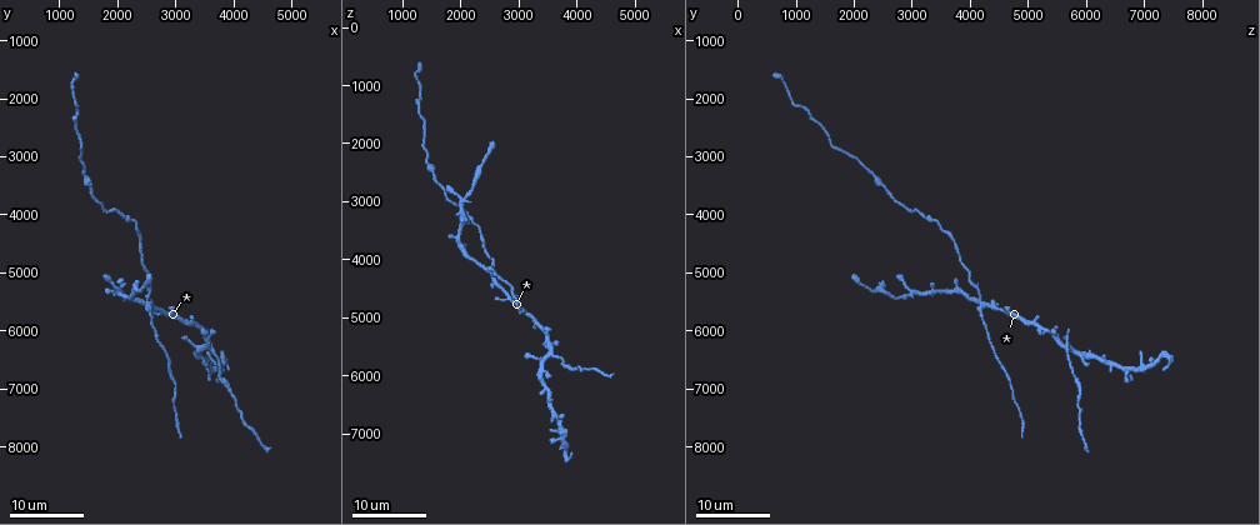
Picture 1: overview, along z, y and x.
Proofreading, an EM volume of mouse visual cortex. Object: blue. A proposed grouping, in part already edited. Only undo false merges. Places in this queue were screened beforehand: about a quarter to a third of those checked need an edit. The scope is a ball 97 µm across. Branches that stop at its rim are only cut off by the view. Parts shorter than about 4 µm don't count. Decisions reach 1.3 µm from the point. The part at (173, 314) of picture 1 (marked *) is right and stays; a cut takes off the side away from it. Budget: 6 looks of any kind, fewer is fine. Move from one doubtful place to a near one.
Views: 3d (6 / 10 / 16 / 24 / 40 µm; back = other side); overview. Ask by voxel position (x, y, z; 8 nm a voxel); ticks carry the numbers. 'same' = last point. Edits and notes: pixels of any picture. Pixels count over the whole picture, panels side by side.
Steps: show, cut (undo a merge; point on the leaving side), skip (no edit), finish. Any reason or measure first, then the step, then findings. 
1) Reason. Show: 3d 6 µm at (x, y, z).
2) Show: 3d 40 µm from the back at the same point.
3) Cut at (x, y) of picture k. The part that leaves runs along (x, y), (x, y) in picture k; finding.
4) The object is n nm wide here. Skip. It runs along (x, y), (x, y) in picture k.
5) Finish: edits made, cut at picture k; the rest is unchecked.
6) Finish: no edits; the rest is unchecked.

Small branch off a trunk. Show: 3d 24 µm at (3500, 6300, 5650).

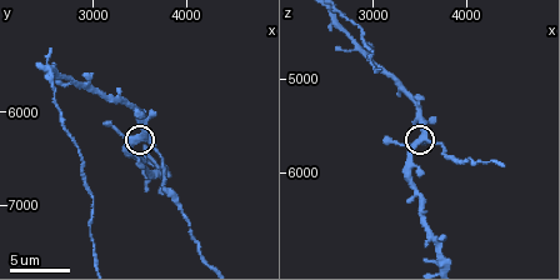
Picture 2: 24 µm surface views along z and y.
Show: 3d 10 µm at (3550, 6300, 5650).

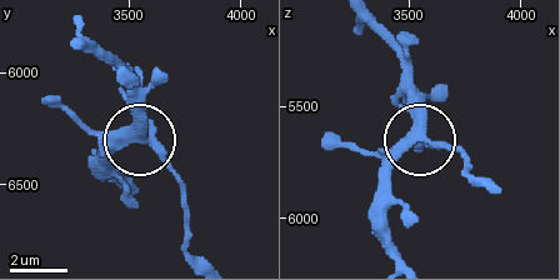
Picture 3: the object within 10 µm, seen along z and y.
4 arms meet here. Cut at (181, 185) of picture 3. The part that leaves runs along (158, 146), (186, 201), (191, 258) in picture 3; a second neuron is stuck on.

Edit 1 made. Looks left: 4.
Redraw. Show: overview.

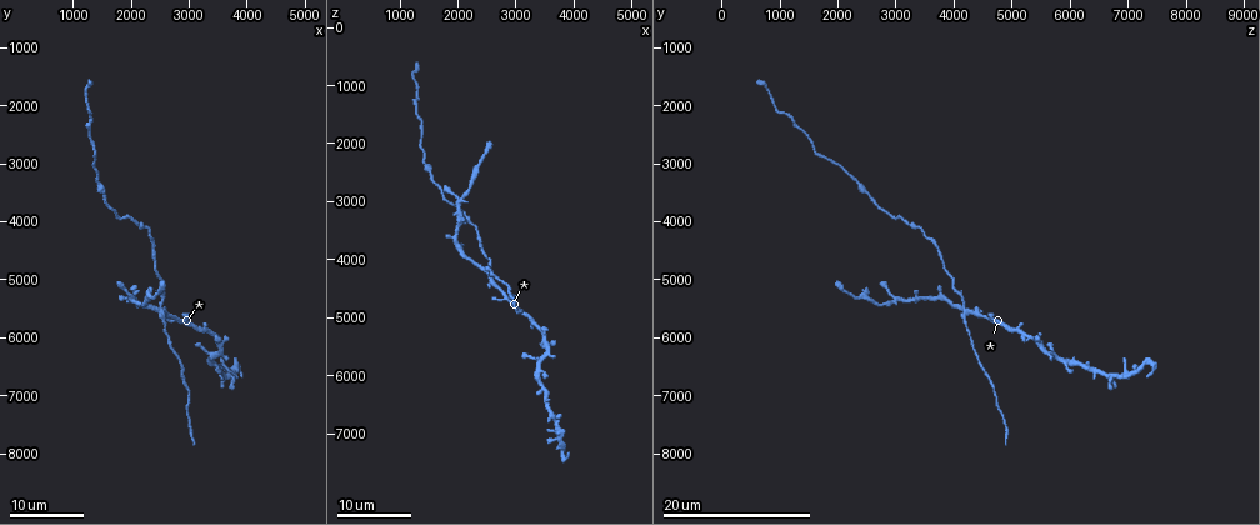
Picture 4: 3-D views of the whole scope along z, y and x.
Four-way junction. Show: 3d 16 µm at (2500, 5550, 4200).

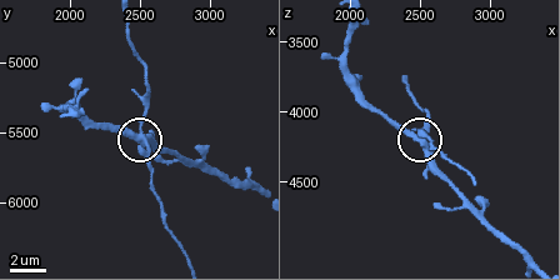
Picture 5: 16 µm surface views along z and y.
Closer look. Show: 3d 6 µm at the same point.

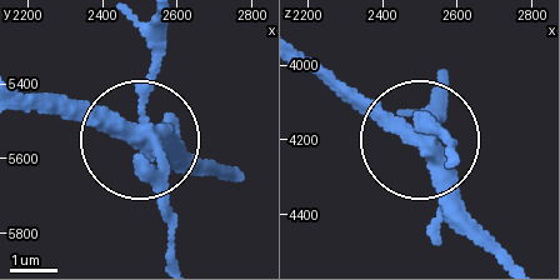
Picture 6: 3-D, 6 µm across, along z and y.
4 arms meet here. Cut at (159, 208) of picture 6. A second neuron is stuck on.

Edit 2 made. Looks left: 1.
Finish: edits made, cut at picture 3, cut at picture 6; the rest is unchecked.

